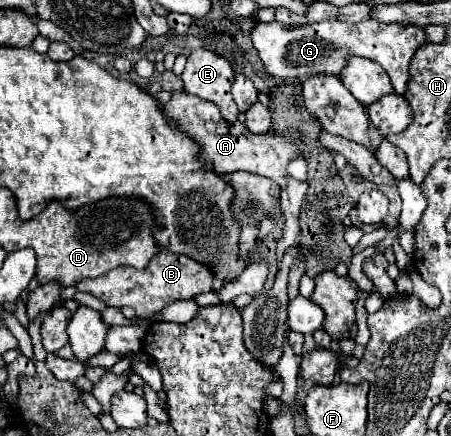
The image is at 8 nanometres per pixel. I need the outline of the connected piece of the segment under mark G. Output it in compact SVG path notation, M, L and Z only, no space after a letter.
M325 20L319 24L305 24L299 28L283 26L279 22L255 22L251 30L251 42L271 76L289 80L305 78L309 74L335 74L339 76L343 62L349 54L375 60L389 74L393 92L403 94L409 80L409 62L415 50L425 44L423 28L407 24L383 24L363 20L359 24L343 24L337 20Z

